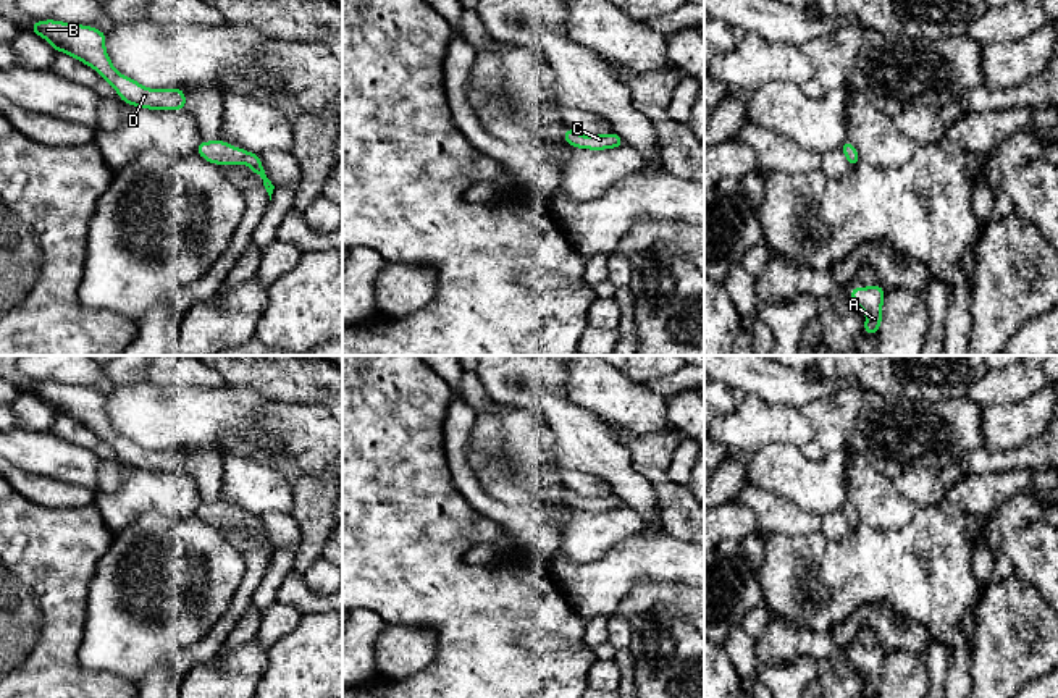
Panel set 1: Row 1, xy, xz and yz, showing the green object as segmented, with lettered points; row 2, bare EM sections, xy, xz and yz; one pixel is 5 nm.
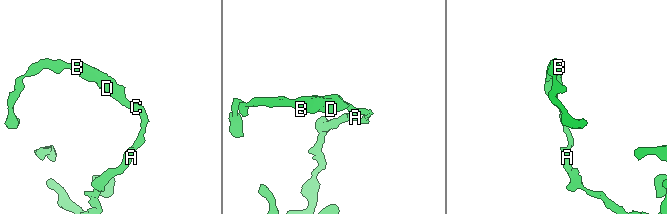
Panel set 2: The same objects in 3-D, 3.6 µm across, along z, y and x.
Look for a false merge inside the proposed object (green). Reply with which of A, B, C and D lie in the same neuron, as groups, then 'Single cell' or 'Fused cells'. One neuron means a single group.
Groups: A B C D. Single cell

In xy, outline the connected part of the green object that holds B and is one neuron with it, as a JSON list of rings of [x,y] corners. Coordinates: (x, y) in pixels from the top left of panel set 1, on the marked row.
[[[55,19],[34,21],[31,29],[45,39],[55,52],[63,52],[95,69],[124,103],[147,110],[186,110],[186,94],[181,87],[144,87],[132,78],[116,71],[105,50],[105,32],[92,26]]]

